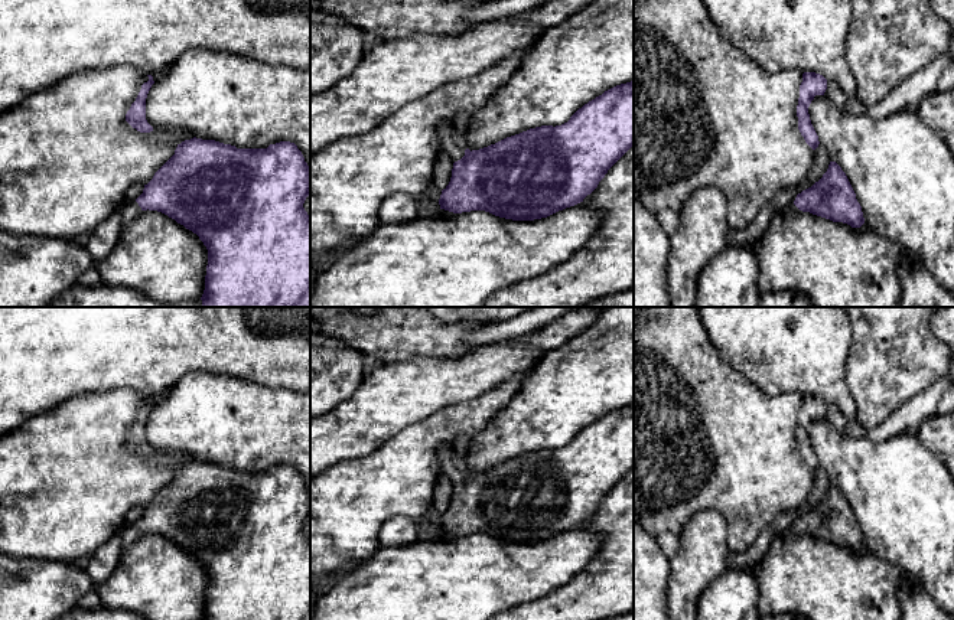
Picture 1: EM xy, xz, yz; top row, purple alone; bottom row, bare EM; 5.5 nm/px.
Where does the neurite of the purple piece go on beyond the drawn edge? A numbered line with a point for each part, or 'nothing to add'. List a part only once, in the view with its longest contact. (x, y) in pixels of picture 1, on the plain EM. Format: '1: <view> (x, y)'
1: xz (452, 466)

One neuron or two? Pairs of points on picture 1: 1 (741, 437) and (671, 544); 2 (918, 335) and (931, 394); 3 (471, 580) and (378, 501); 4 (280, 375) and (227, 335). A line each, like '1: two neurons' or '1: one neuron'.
1: two neurons
2: two neurons
3: two neurons
4: one neuron

